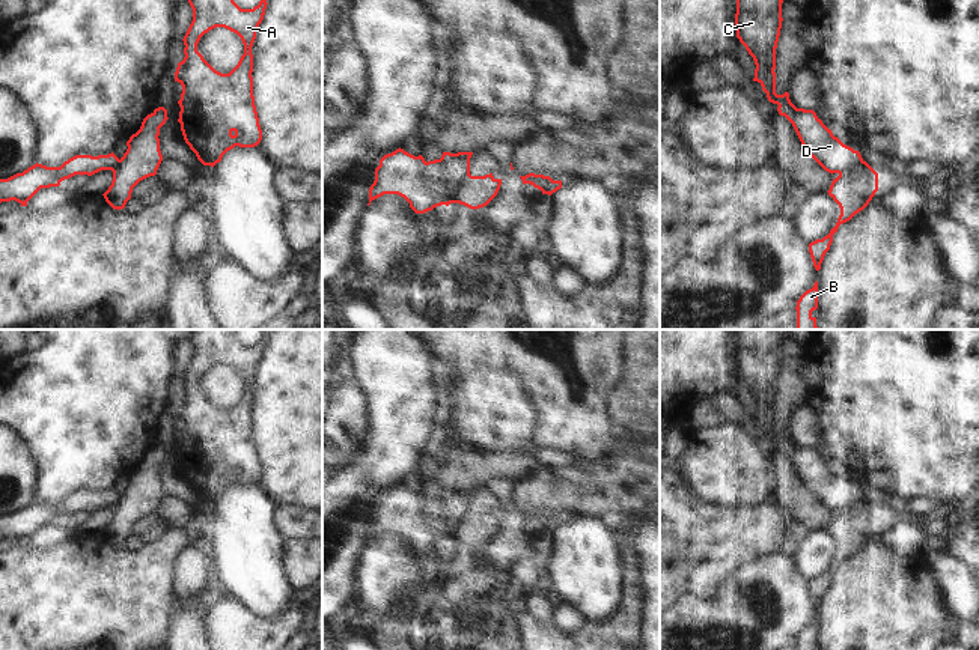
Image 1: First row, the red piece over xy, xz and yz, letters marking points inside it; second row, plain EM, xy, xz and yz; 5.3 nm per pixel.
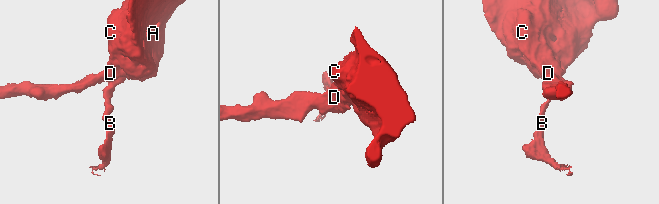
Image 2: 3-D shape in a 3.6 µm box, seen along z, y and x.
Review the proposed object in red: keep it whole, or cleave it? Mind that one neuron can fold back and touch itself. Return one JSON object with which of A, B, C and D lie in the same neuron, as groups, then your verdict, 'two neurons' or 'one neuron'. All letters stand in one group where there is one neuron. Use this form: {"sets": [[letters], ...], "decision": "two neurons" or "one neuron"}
{"sets": [["A", "C", "D"], ["B"]], "decision": "two neurons"}

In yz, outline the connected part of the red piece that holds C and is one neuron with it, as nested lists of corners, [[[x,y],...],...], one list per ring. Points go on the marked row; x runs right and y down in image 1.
[[[737,0],[737,38],[753,57],[753,81],[762,86],[770,102],[794,126],[803,147],[828,173],[846,173],[862,161],[859,150],[833,135],[813,110],[797,108],[789,93],[776,93],[776,48],[782,29],[783,0]]]

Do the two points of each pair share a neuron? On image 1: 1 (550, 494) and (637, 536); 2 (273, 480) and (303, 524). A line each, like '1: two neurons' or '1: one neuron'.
1: two neurons
2: two neurons

